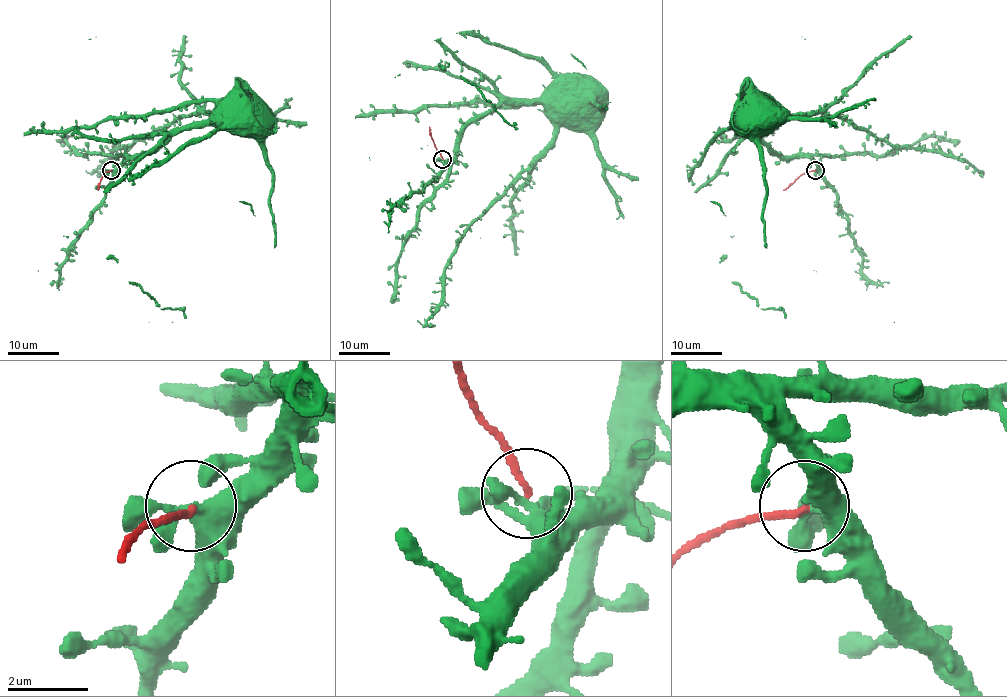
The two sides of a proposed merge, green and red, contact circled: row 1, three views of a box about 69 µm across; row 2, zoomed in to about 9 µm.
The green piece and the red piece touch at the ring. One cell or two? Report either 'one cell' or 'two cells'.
two cells

